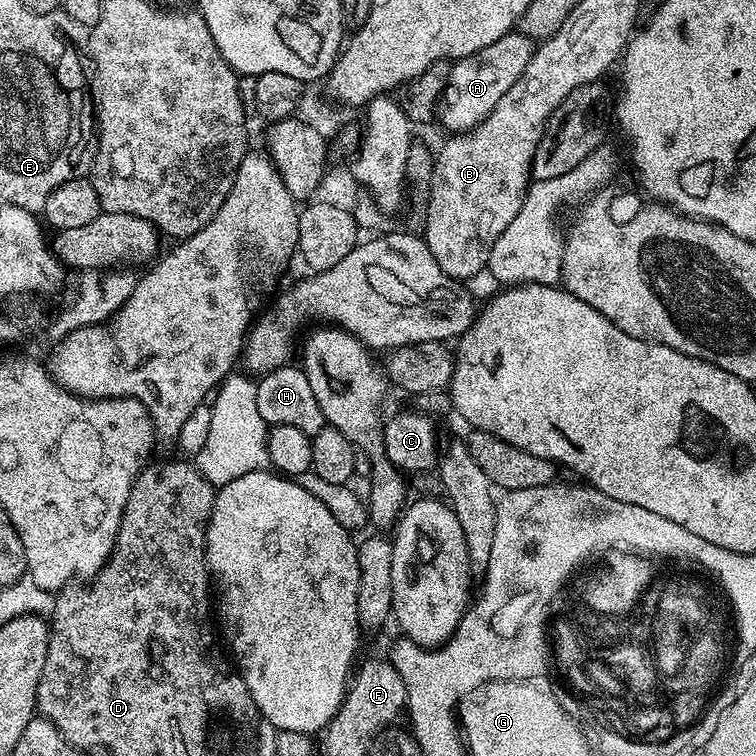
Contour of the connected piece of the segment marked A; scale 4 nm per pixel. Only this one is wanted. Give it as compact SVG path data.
M518 30L508 32L498 42L490 42L486 50L478 50L466 58L455 61L448 69L448 80L444 93L440 96L440 106L436 110L436 120L445 128L445 133L459 134L466 126L480 123L498 106L502 94L522 78L522 70L536 52L537 45L526 34Z

